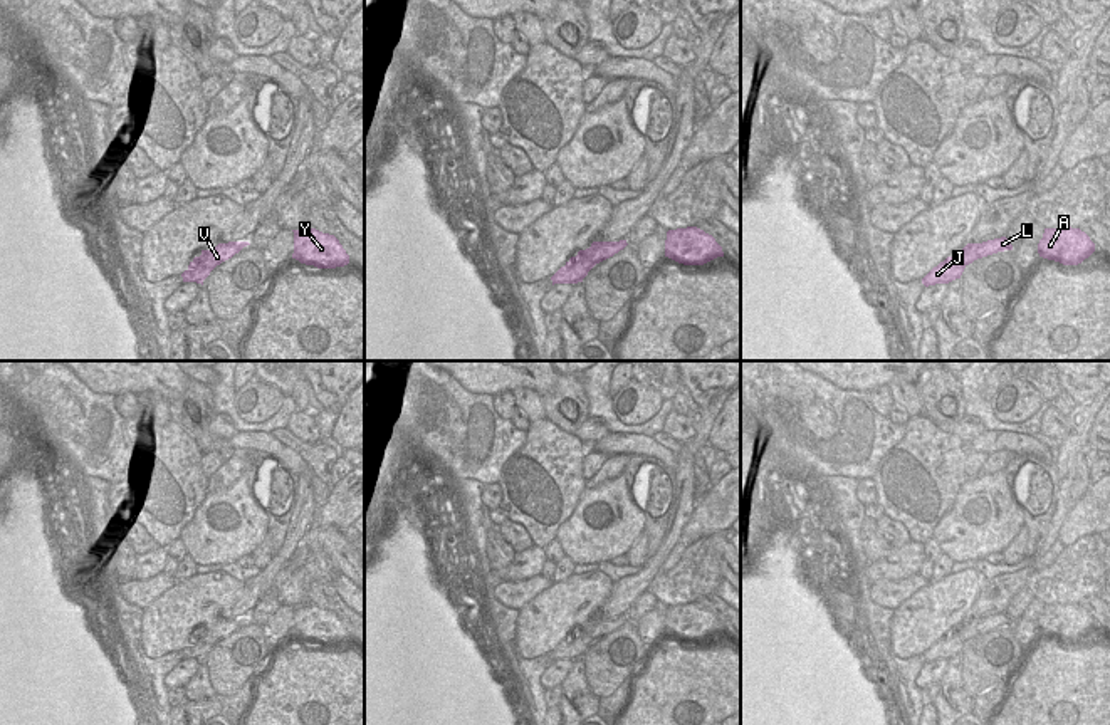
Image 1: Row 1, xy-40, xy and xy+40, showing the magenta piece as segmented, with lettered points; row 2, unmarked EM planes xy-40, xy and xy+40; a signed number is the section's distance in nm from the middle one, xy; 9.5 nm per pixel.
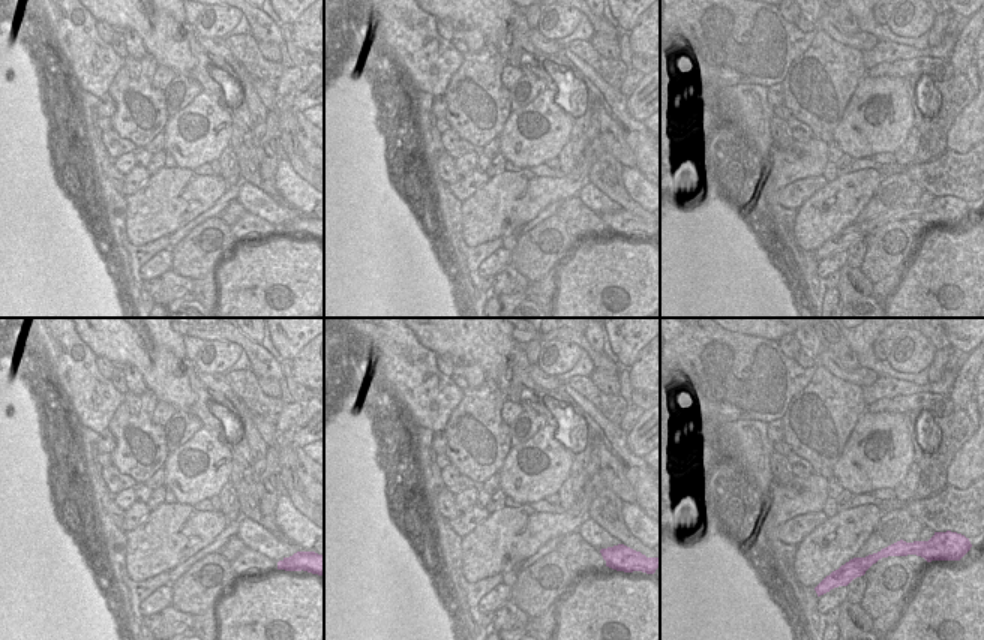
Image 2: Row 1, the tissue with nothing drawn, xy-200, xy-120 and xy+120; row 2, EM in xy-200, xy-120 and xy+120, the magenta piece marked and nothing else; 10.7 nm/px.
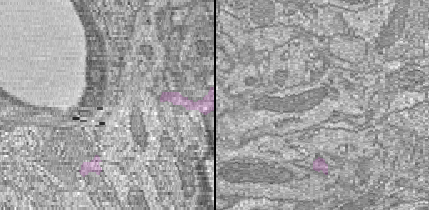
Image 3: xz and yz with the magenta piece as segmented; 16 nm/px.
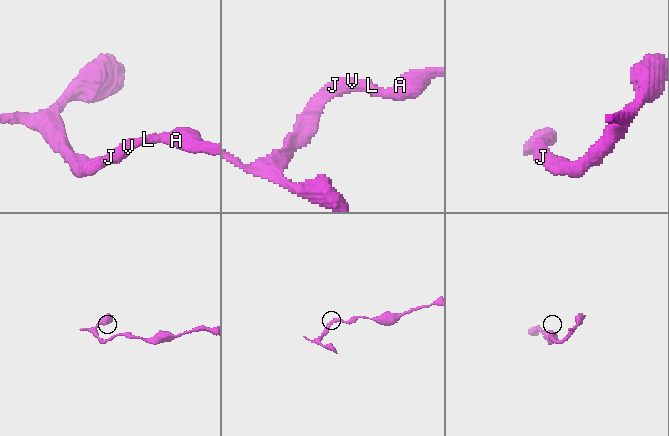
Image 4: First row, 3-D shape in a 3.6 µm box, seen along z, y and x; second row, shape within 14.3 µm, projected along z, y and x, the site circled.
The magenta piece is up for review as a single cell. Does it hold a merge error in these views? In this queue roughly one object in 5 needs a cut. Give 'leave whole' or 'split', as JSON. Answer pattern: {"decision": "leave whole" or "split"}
{"decision": "leave whole"}

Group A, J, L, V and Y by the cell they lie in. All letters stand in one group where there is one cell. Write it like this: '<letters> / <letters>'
A J L V Y

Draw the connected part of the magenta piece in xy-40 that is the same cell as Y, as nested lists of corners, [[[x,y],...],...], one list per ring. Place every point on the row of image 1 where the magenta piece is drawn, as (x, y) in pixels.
[[[316,228],[294,232],[292,258],[317,269],[336,269],[349,263],[349,255],[334,235],[322,233]]]

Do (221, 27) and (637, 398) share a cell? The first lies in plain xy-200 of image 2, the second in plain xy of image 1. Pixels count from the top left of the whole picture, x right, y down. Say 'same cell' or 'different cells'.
same cell

